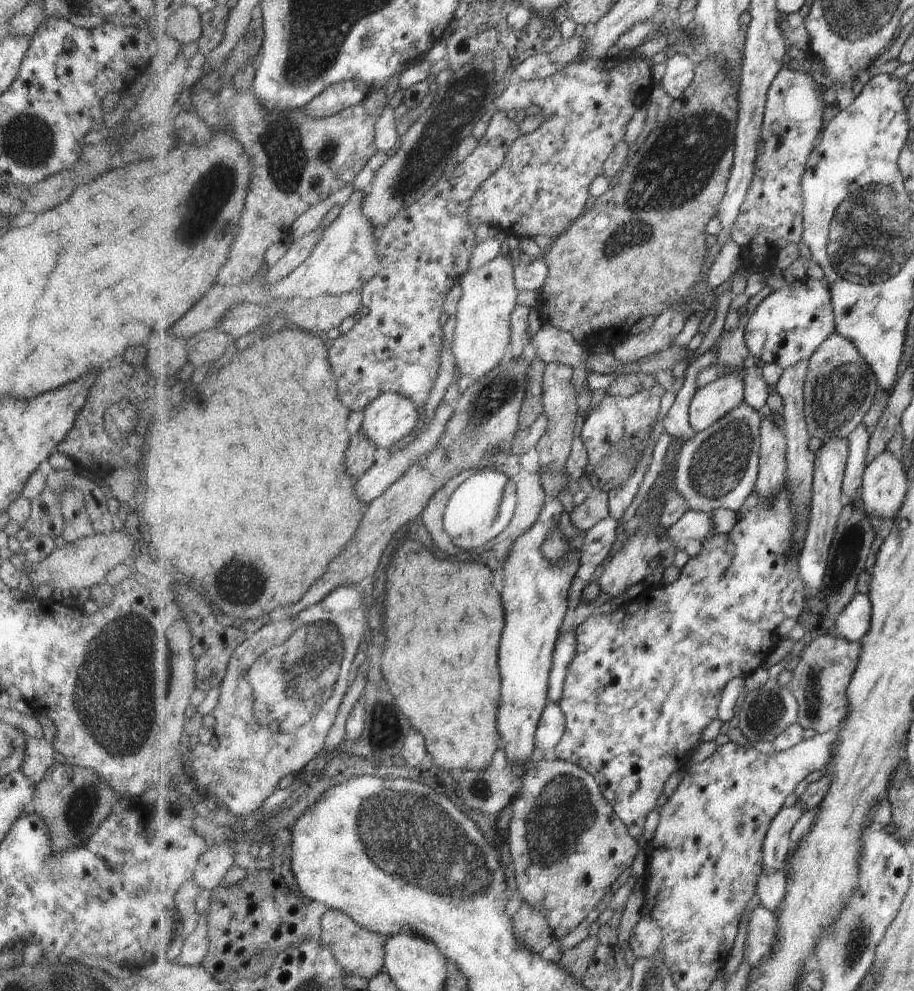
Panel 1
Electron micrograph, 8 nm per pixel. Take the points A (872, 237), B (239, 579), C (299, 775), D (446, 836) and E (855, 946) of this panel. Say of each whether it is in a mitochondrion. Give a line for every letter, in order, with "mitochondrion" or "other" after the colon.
A: mitochondrion
B: mitochondrion
C: other
D: mitochondrion
E: mitochondrion

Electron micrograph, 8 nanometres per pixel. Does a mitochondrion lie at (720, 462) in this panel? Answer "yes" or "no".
yes

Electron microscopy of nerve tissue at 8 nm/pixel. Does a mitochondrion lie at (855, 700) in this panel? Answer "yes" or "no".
no

